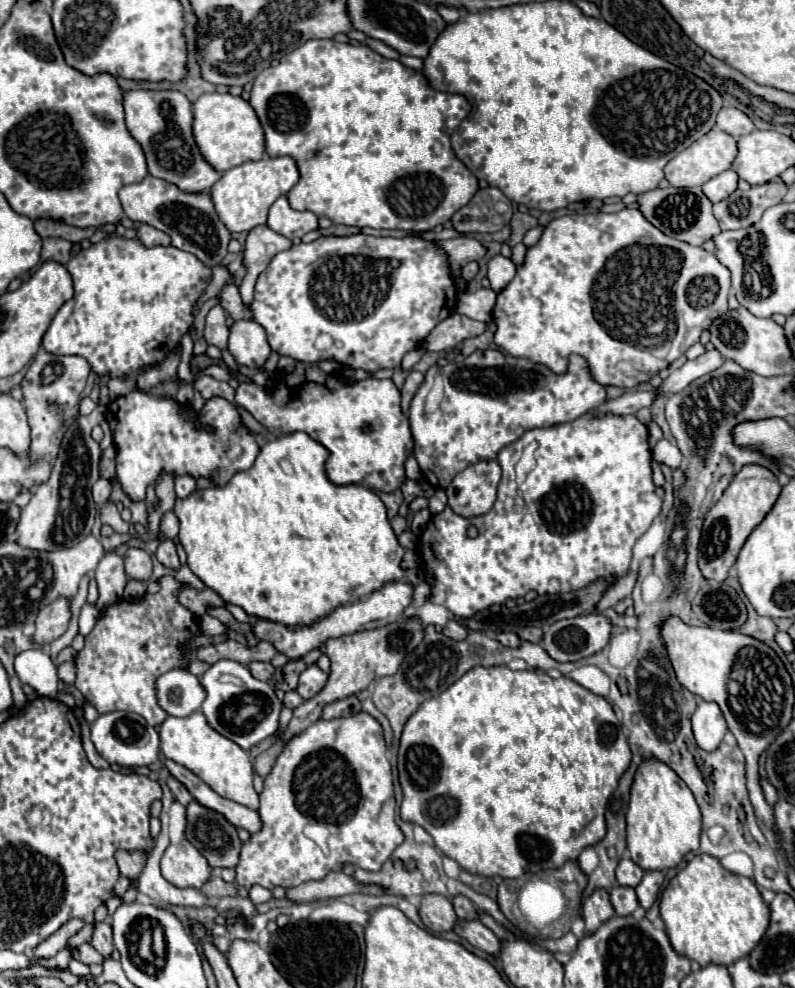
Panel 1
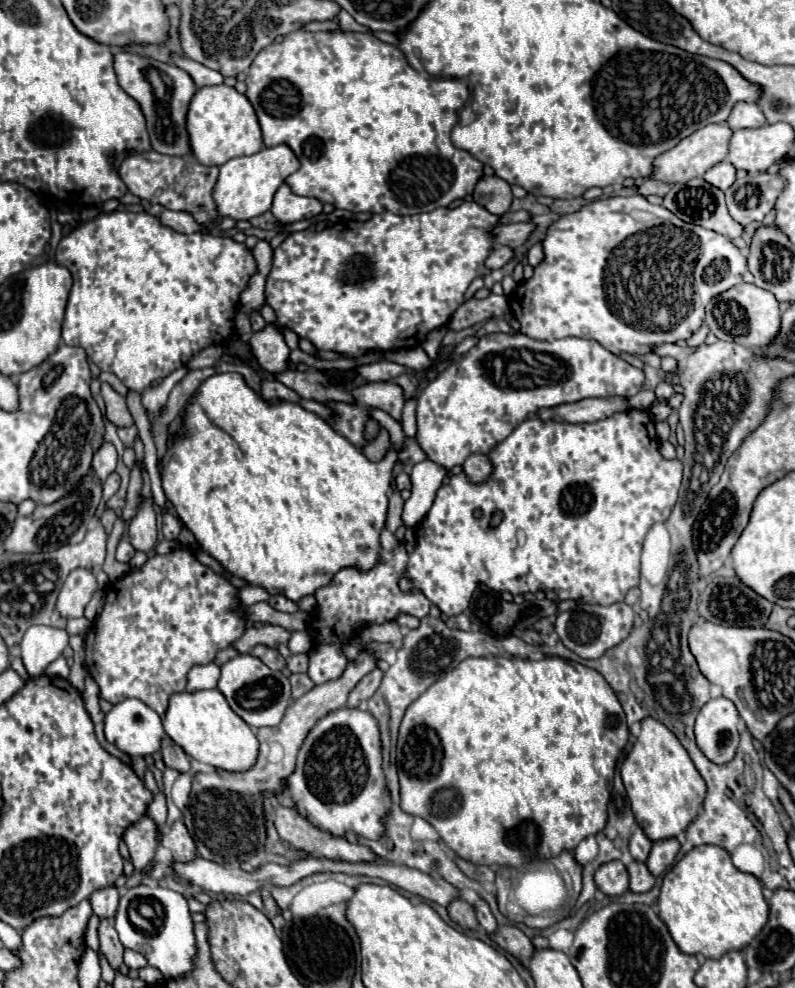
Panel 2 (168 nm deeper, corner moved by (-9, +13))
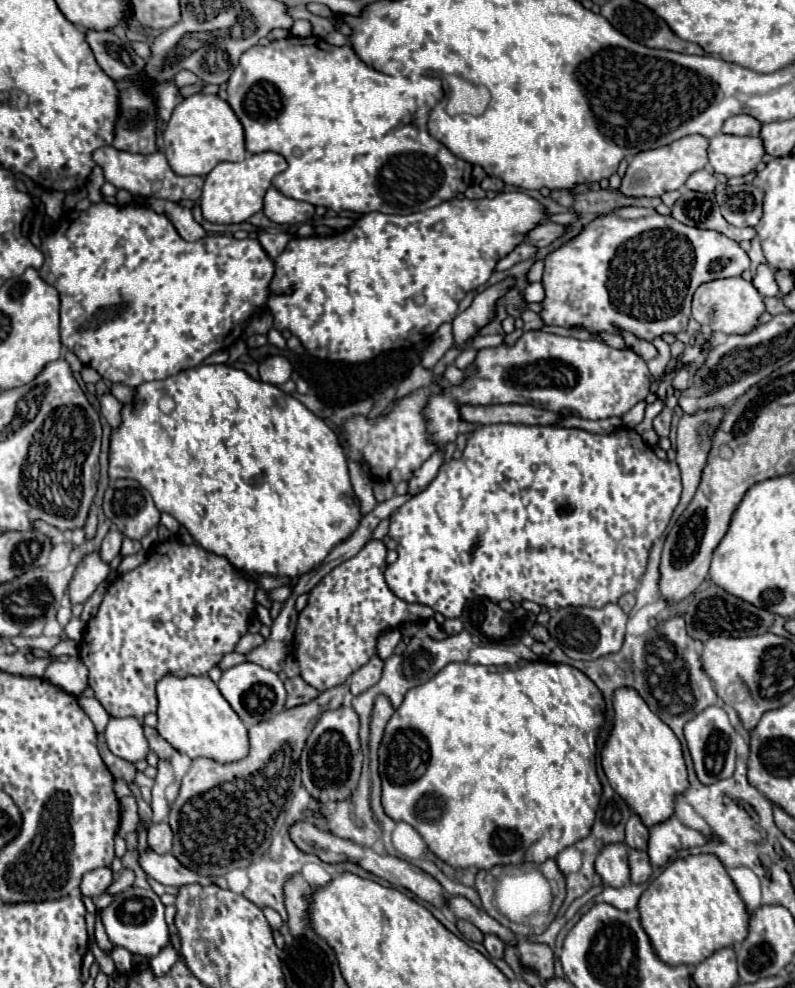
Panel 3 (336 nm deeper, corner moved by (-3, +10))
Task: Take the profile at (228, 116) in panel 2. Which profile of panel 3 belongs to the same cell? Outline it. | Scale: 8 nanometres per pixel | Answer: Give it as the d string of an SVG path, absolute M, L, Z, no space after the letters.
M189 95L175 109L161 133L163 153L177 175L205 177L217 163L245 159L245 133L227 101L217 95Z

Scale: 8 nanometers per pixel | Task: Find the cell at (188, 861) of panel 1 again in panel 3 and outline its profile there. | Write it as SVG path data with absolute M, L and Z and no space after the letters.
M165 821L163 823L151 823L147 827L147 843L157 853L169 853L171 845L173 845L171 827Z

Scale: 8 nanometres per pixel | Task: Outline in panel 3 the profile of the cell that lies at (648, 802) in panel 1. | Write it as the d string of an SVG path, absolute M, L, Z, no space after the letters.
M619 687L613 693L613 729L603 743L601 765L609 785L645 819L647 827L669 819L673 815L673 799L689 785L677 735L647 707L633 687Z

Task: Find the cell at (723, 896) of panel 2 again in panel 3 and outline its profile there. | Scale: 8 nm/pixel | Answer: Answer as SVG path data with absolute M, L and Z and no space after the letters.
M689 855L675 859L643 891L639 899L641 927L645 929L657 957L667 965L697 965L721 947L745 939L749 913L741 901L727 869L715 855Z

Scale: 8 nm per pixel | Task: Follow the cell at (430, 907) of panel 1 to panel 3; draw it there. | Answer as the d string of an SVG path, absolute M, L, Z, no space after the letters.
M457 921L457 929L463 933L463 937L465 939L469 939L469 941L475 941L475 943L483 943L483 933L473 925L473 923L469 923L469 921Z

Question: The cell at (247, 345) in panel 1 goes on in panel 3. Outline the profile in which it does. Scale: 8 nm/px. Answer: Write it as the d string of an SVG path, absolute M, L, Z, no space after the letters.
M281 355L269 357L259 365L259 375L261 375L261 381L265 383L281 385L291 377L291 363Z

